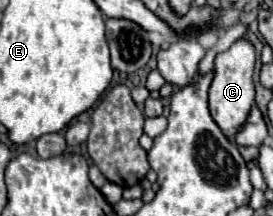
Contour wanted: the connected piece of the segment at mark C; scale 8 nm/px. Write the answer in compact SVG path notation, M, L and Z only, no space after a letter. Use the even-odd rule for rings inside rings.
M242 38L234 42L228 52L218 54L214 62L214 80L210 86L210 114L230 142L236 140L236 134L246 124L250 108L254 104L254 82L252 82L254 60L256 60L254 46L246 42L246 38Z

